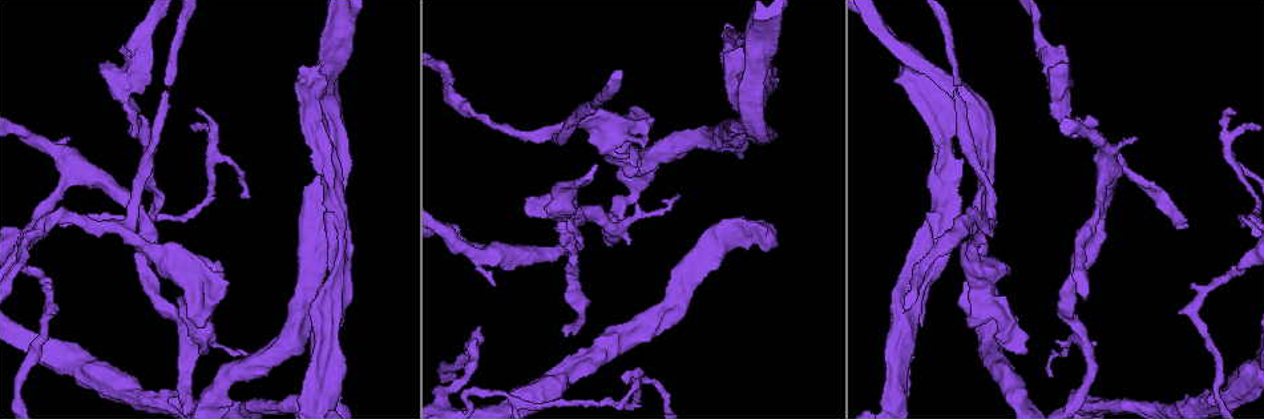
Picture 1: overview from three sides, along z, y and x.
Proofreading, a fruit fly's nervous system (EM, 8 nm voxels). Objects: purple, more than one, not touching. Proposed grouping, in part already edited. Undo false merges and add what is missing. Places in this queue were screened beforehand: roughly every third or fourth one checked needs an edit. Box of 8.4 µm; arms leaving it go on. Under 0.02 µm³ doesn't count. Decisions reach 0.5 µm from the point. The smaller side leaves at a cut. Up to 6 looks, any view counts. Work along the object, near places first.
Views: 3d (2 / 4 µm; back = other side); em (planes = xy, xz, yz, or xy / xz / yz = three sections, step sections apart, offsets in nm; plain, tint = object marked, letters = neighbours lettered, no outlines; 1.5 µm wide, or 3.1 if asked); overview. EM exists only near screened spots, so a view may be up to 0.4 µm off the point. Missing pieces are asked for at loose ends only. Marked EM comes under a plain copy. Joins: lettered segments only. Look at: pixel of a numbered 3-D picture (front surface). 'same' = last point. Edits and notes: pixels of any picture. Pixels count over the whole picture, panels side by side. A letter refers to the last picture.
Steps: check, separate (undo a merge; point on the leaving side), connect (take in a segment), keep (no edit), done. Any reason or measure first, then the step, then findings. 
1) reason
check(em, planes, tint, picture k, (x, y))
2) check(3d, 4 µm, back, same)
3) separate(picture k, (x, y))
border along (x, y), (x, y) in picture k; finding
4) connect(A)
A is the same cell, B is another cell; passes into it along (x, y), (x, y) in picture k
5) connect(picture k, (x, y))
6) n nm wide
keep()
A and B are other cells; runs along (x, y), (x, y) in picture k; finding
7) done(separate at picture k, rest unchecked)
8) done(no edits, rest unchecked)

thick turns thin
check(em, planes, tint, picture 1, (124, 92))

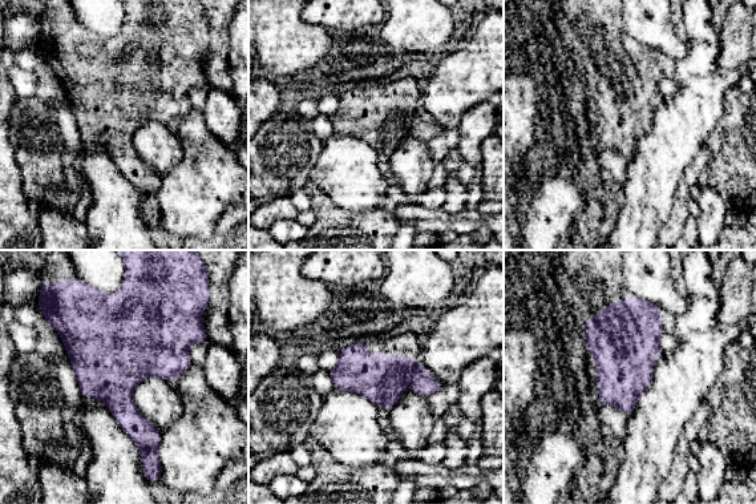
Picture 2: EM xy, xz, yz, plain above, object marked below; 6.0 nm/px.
check(em, planes, letters, same)

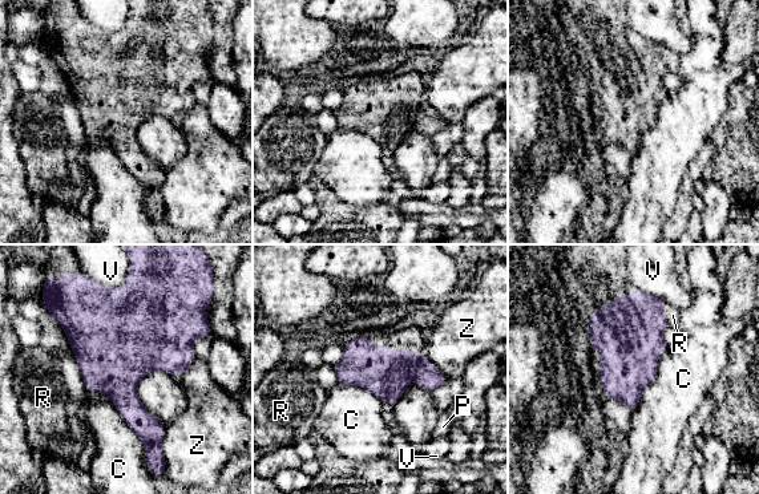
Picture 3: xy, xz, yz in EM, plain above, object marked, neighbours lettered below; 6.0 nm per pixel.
C touches over 600 nm
keep()
C, P, R, V and Z are other cells; all the same cell

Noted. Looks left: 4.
sharp bend
check(em, planes, letters, picture 1, (472, 390))

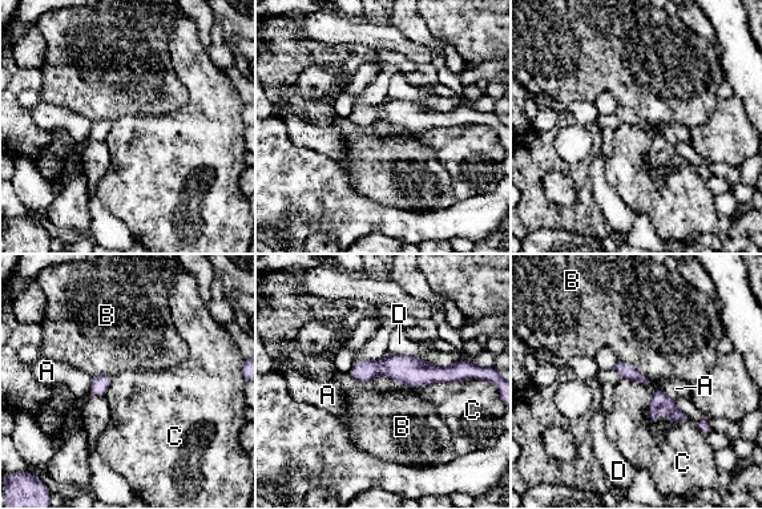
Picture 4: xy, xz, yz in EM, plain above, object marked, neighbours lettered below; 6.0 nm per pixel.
keep()
A, B, C and D are other cells; runs along (354, 371), (406, 368), (462, 375) in picture 4; continuous, no second cell

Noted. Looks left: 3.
thin end
check(3d, 4 µm, picture 1, (200, 114))

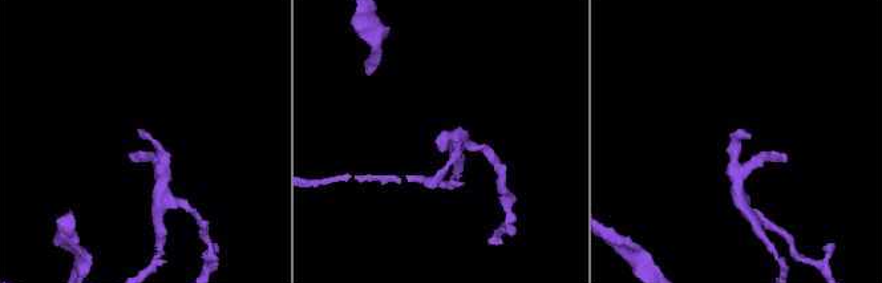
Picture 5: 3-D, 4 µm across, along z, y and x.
shape alone is not enough
check(em, xz, step 8, letters, picture 5, (751, 134))

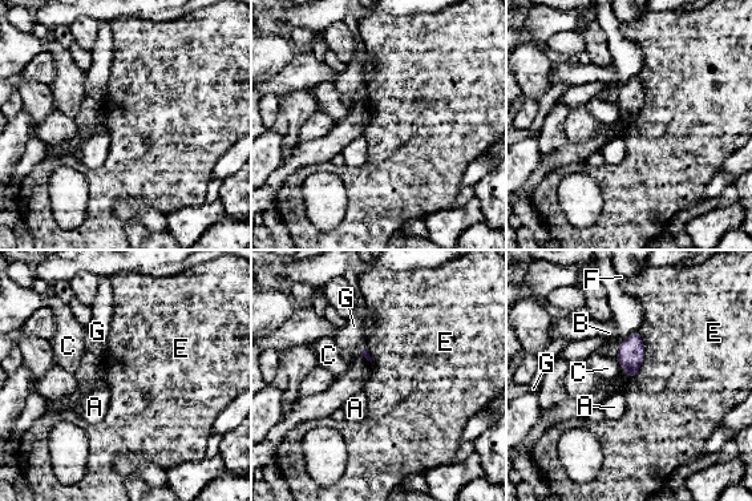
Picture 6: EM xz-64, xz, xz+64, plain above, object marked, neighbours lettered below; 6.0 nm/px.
cut it another way
check(em, planes, letters, same)

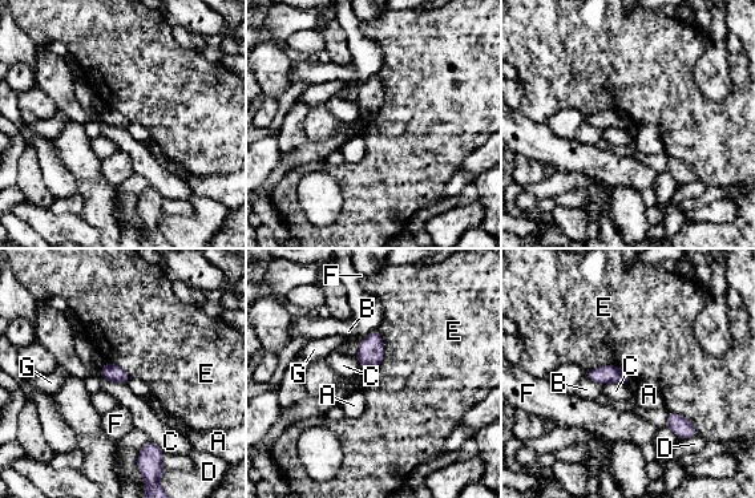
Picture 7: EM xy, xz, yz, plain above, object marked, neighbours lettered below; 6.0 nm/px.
110 nm wide
keep()
A, B, C, D, E, F and G are other cells; border along (375, 330), (383, 359), (368, 376) in picture 7; none of them fits

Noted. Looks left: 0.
done(no edits, rest unchecked)

